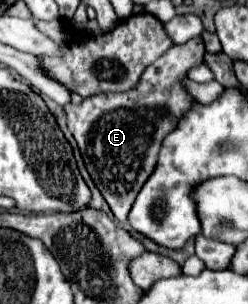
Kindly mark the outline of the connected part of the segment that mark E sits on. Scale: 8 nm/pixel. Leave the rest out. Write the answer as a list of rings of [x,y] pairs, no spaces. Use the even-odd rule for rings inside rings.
[[[191,38],[185,44],[173,44],[161,58],[157,58],[157,62],[149,66],[149,70],[145,70],[145,74],[141,74],[141,82],[135,86],[139,96],[143,96],[141,100],[135,100],[131,92],[93,94],[83,98],[81,104],[69,102],[63,106],[67,114],[67,128],[77,140],[85,166],[121,224],[127,222],[127,214],[141,186],[155,168],[161,140],[189,110],[189,102],[193,98],[185,92],[181,82],[191,66],[203,62],[203,54],[205,46],[201,38]],[[145,88],[149,90],[147,98]]]

